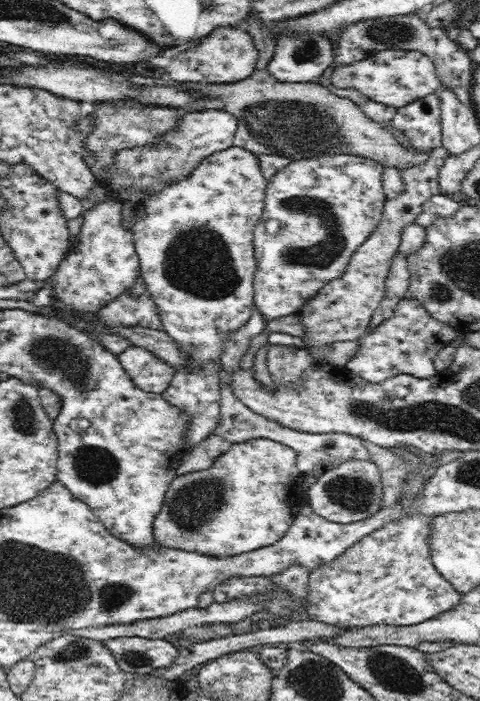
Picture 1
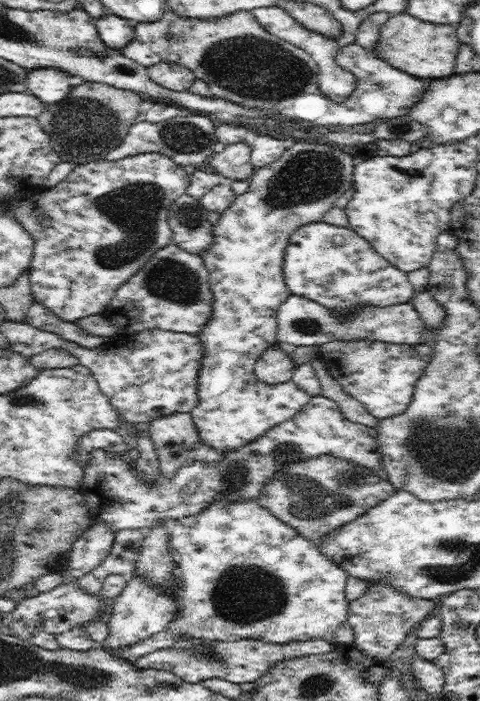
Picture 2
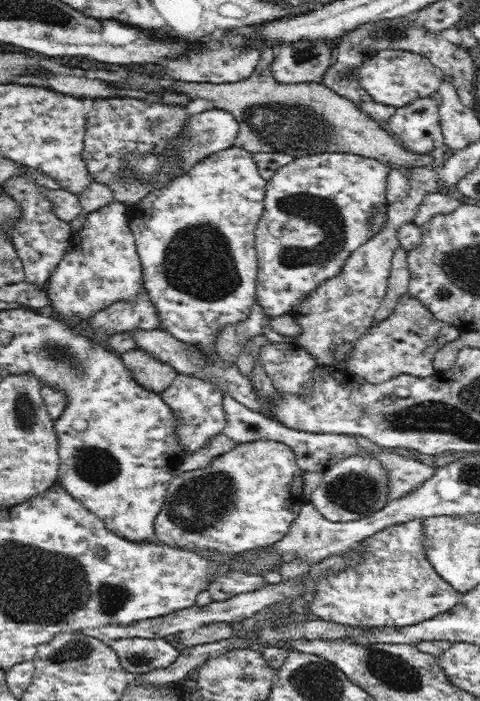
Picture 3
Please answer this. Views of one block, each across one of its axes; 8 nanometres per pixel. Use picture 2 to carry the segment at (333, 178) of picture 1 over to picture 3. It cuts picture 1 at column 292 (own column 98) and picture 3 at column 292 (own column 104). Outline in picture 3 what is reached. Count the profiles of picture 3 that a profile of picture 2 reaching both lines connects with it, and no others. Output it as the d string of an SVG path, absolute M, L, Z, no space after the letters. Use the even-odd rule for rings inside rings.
M352 153L311 154L295 158L276 171L265 186L264 210L255 228L255 250L258 255L256 301L266 316L290 313L297 302L316 290L324 281L334 278L345 260L380 232L386 222L388 201L386 178L390 166L373 158Z

